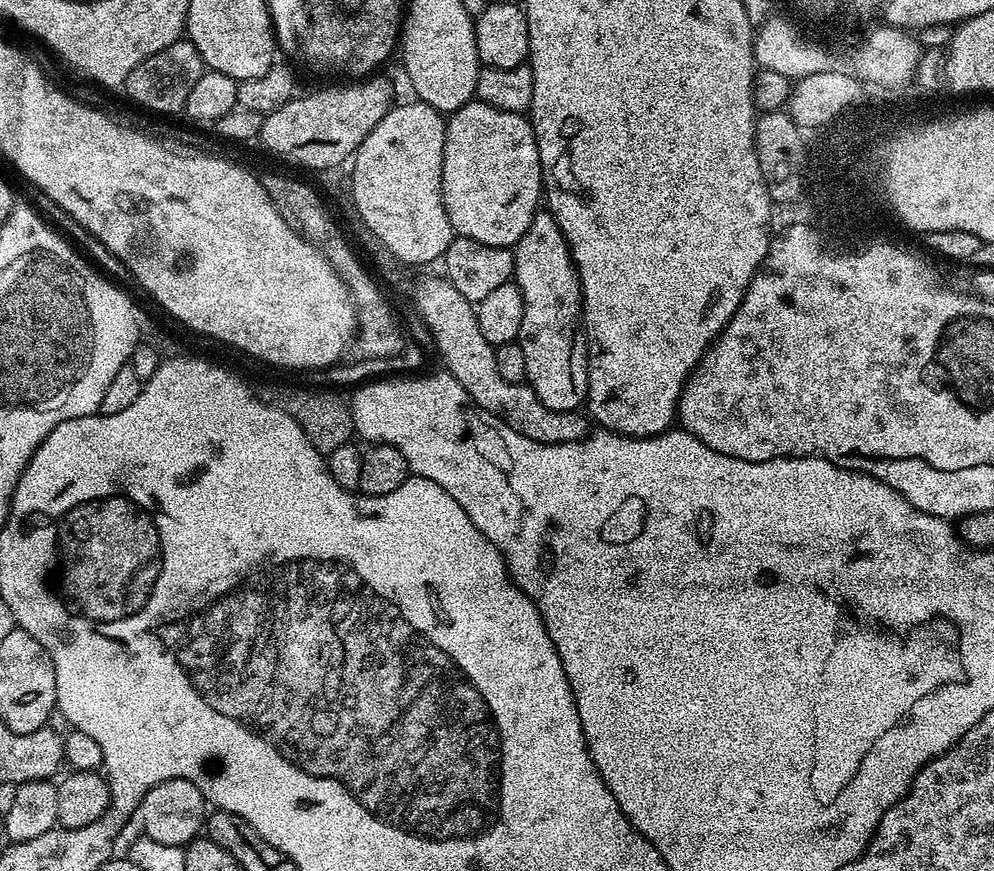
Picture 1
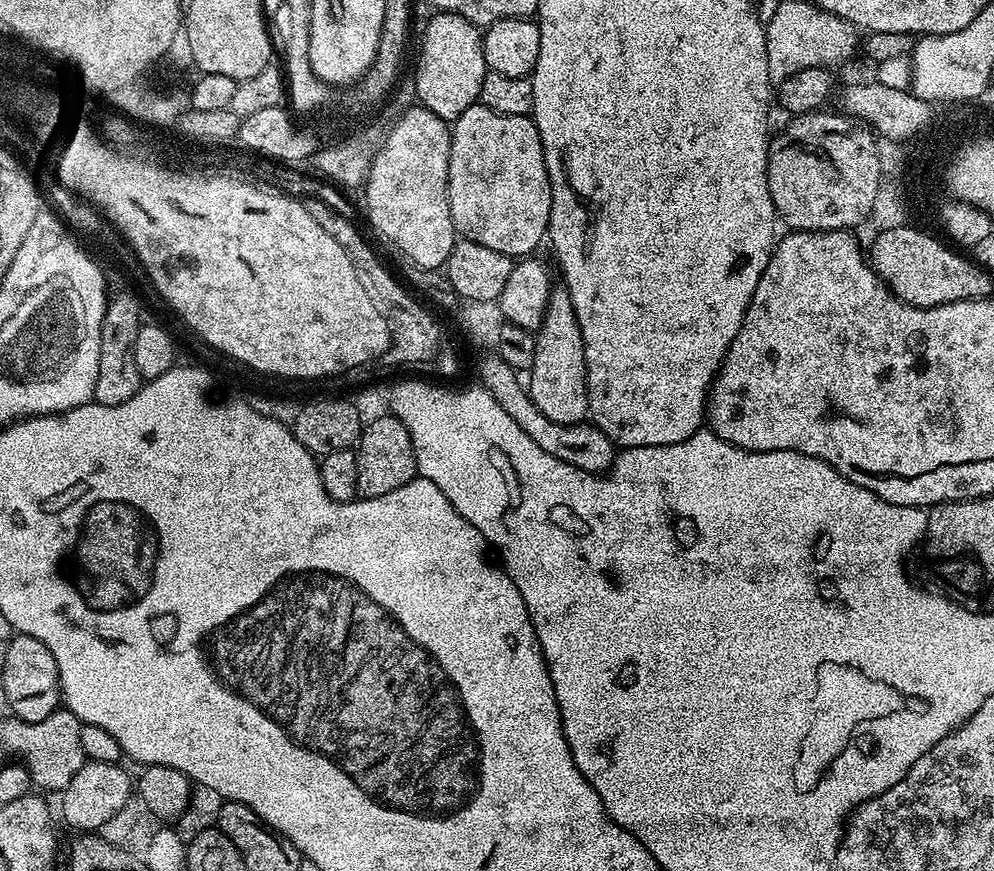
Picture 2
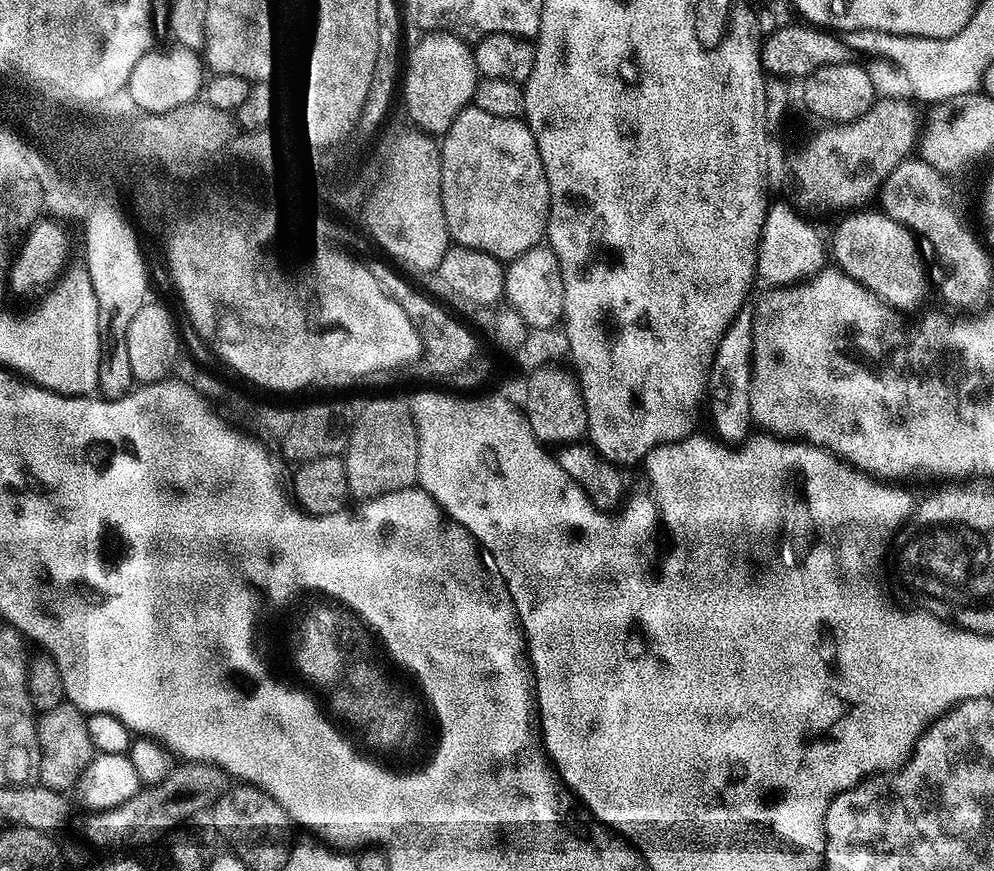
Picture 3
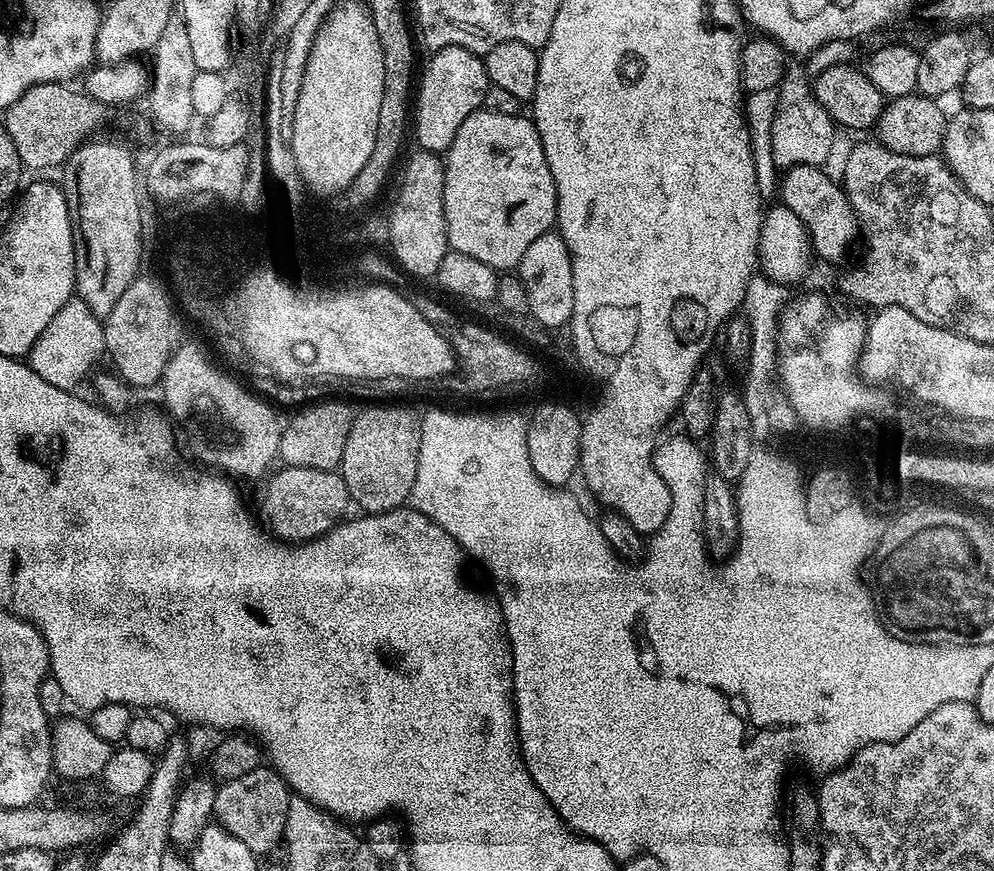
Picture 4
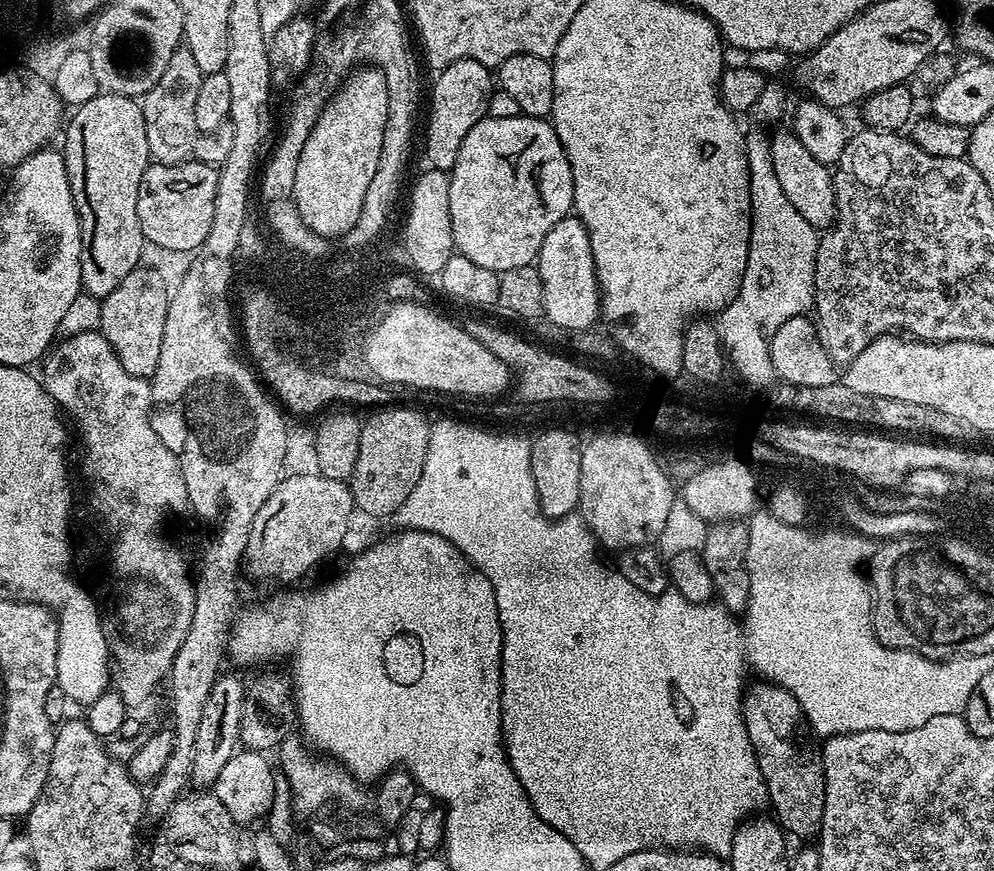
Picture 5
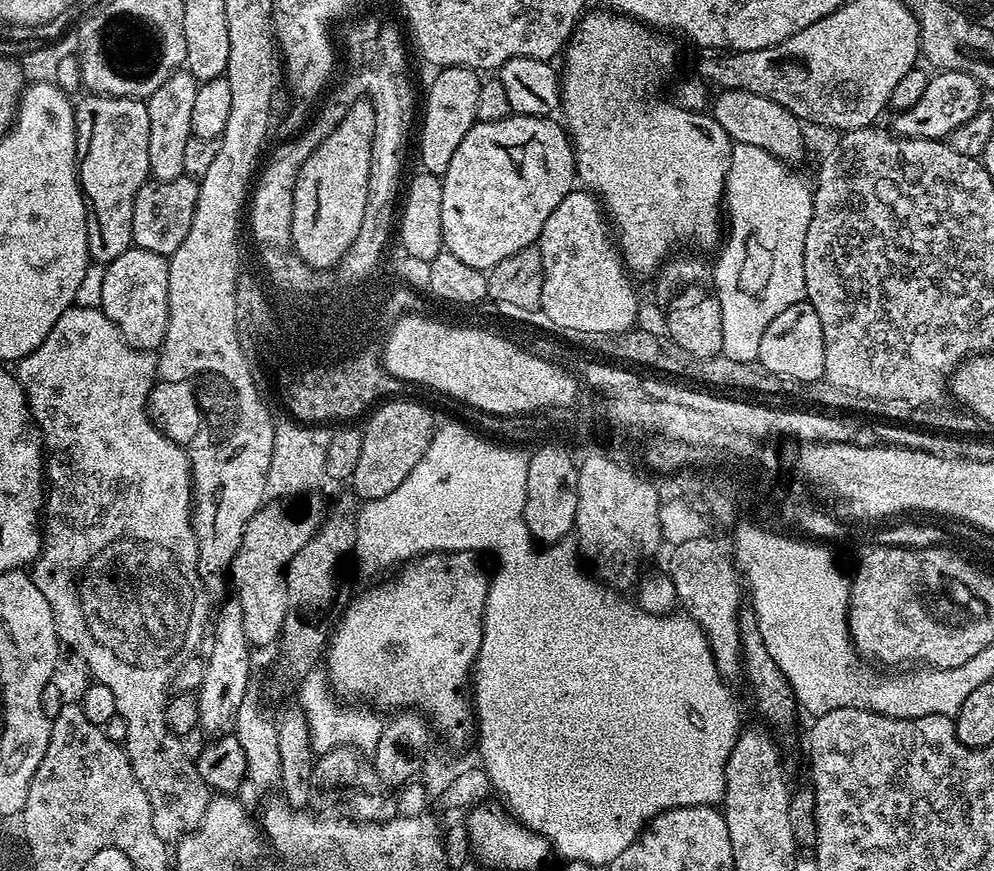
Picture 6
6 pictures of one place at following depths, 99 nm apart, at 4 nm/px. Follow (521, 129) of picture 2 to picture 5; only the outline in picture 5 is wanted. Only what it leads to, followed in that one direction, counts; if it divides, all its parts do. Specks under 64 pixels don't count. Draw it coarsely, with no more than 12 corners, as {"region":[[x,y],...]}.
{"region":[[485,115],[448,177],[455,251],[499,274],[573,209],[547,119]]}

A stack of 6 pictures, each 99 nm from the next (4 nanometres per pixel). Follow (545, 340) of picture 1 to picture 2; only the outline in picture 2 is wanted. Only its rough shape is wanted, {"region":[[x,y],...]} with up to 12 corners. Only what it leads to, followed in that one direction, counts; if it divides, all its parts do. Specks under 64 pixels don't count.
{"region":[[553,287],[526,391],[559,424],[588,416],[588,375],[567,288]]}

